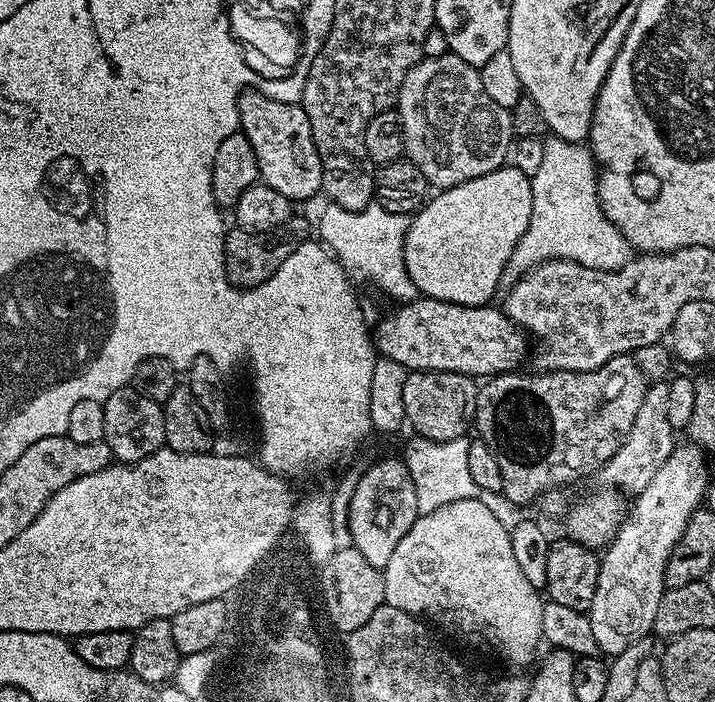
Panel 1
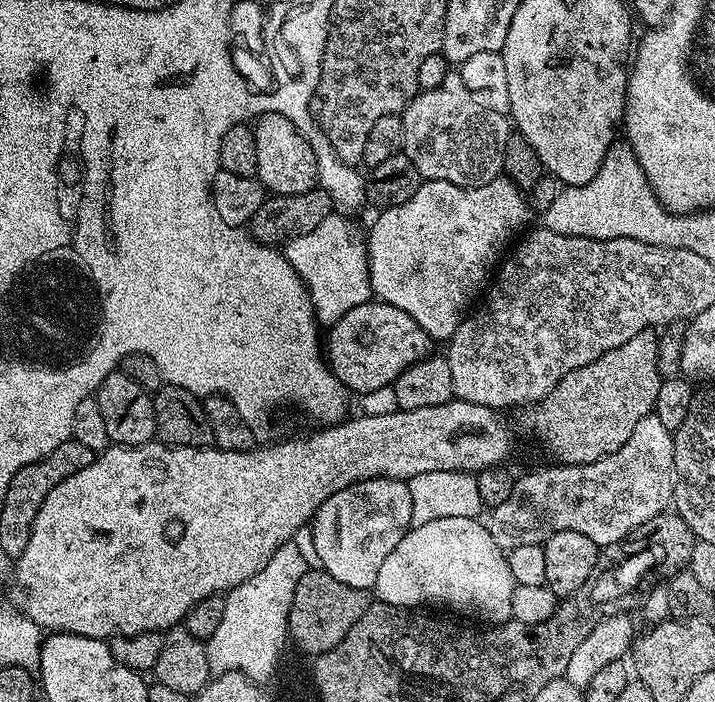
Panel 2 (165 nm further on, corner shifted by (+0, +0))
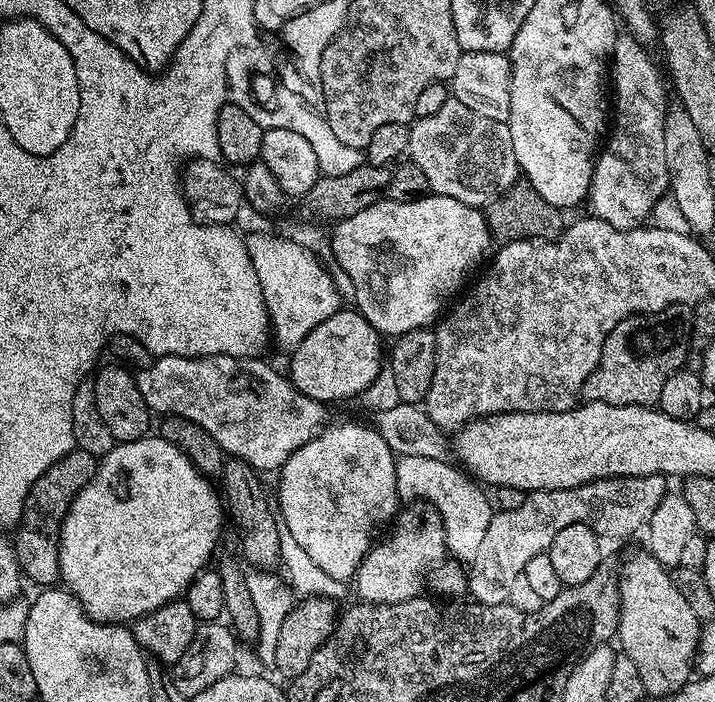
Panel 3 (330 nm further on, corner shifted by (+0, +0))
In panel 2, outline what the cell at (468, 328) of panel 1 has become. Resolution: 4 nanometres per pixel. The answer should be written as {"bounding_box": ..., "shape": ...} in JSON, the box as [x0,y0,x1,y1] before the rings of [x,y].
{"bounding_box":[326,299,434,394],"shape":[[[371,299],[362,306],[354,306],[354,310],[342,314],[336,324],[331,325],[326,336],[326,359],[332,369],[332,374],[337,376],[345,389],[352,394],[363,394],[374,390],[382,390],[383,387],[394,385],[397,378],[406,371],[414,362],[423,360],[433,351],[434,341],[431,336],[410,318],[404,310],[398,310],[398,306],[383,304],[378,299]]]}

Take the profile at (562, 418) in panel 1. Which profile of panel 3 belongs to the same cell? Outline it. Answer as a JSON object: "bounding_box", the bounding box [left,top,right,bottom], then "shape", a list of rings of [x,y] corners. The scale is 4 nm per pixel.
{"bounding_box":[583,304,692,406],"shape":[[[687,304],[666,306],[666,310],[657,312],[641,312],[618,322],[606,338],[598,366],[590,378],[586,378],[583,399],[614,406],[659,405],[666,378],[685,367],[691,334],[692,310]]]}

